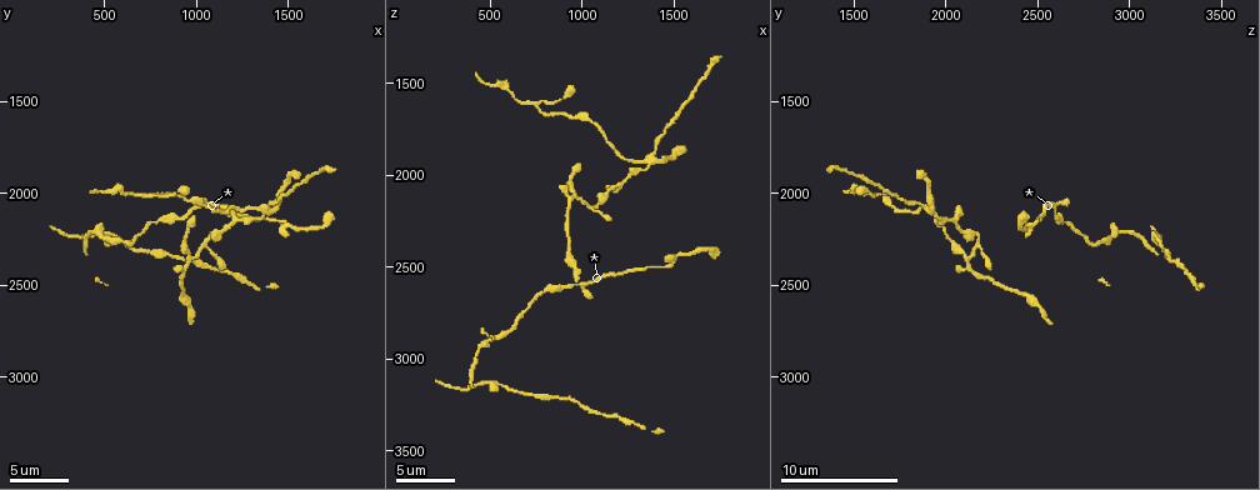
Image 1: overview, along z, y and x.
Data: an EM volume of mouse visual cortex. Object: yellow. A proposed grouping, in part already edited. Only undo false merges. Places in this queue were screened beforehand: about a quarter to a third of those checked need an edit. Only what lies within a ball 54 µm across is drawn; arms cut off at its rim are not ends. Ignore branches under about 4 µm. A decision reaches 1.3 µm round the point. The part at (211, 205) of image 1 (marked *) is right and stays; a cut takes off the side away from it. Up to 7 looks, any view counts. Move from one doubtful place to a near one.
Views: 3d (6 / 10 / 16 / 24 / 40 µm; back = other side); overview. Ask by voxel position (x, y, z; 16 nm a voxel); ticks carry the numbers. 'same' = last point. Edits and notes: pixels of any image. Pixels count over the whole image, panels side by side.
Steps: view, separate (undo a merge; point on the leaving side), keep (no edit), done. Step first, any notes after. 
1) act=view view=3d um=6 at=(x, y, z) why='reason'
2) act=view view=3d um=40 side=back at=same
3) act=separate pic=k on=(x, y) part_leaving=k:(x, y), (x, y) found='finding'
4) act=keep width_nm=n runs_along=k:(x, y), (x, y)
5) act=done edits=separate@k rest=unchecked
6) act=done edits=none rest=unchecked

act=view view=3d um=10 at=(1360, 2080, 1900) why='four or more arms meet'

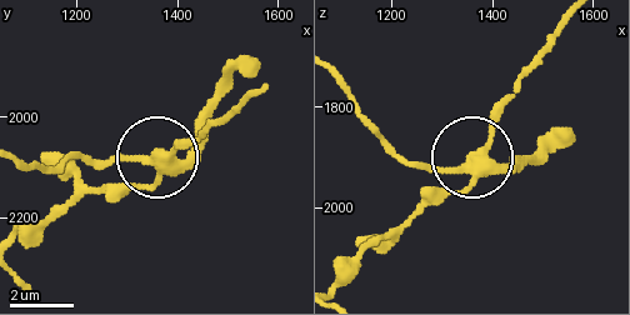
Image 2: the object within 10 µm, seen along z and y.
act=view view=3d um=6 at=(1345, 2085, 1925) why='zoom in'

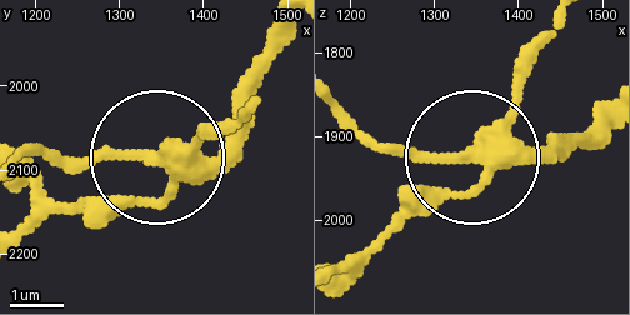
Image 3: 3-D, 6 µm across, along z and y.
act=separate pic=3 on=(200, 131) width_nm=310 part_leaving=3:(168, 154), (239, 119) found='a second cell is stuck on'

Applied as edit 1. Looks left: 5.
act=view view=overview

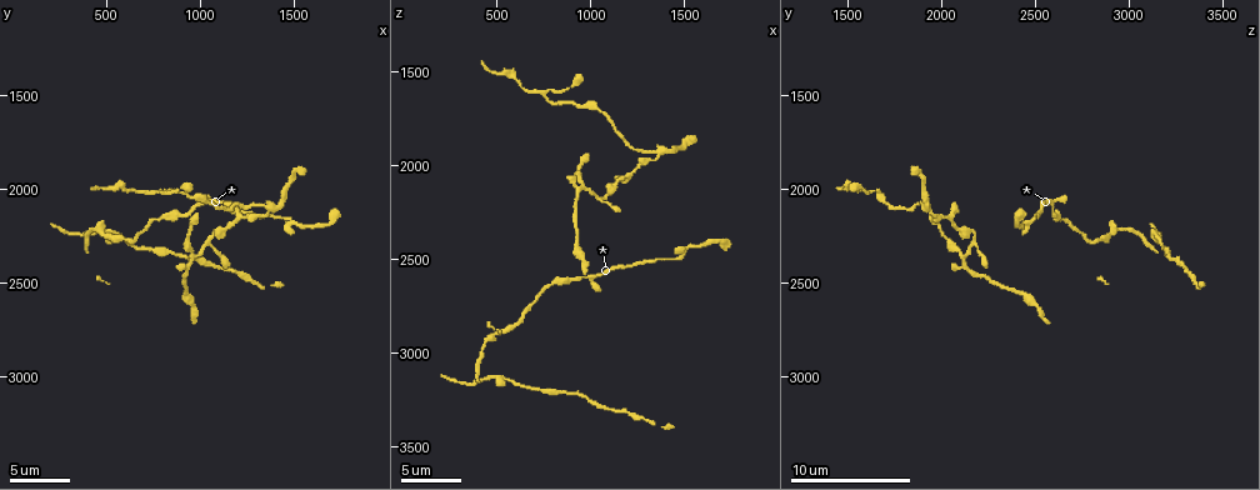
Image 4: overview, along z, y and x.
act=view view=3d um=16 at=(1480, 2160, 2480) why='calibre changes'

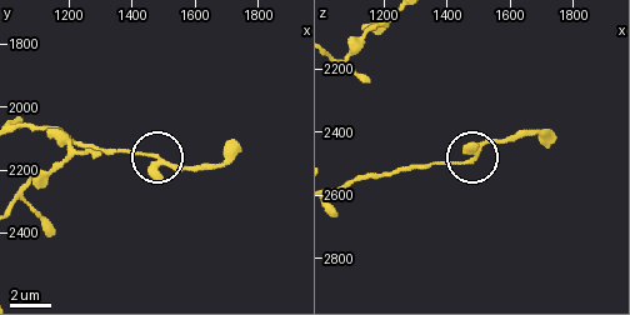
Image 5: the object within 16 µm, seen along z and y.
act=keep runs_along=5:(348, 181), (461, 161), (488, 143), (510, 138) found='all the same cell'

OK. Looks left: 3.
act=view view=3d um=6 at=(940, 2360, 2100) why='four arms meet'

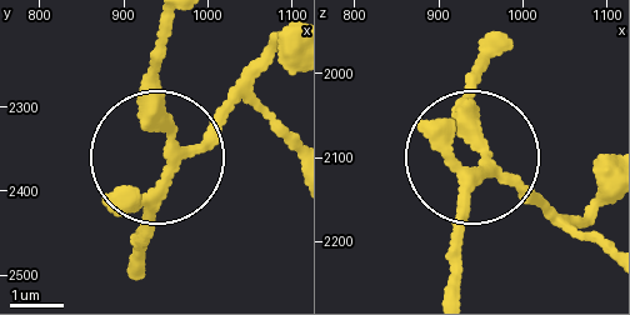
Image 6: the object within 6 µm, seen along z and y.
act=keep arms=4 found='continuous, no second cell'

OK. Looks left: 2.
act=done edits=separate@3 rest=unchecked

